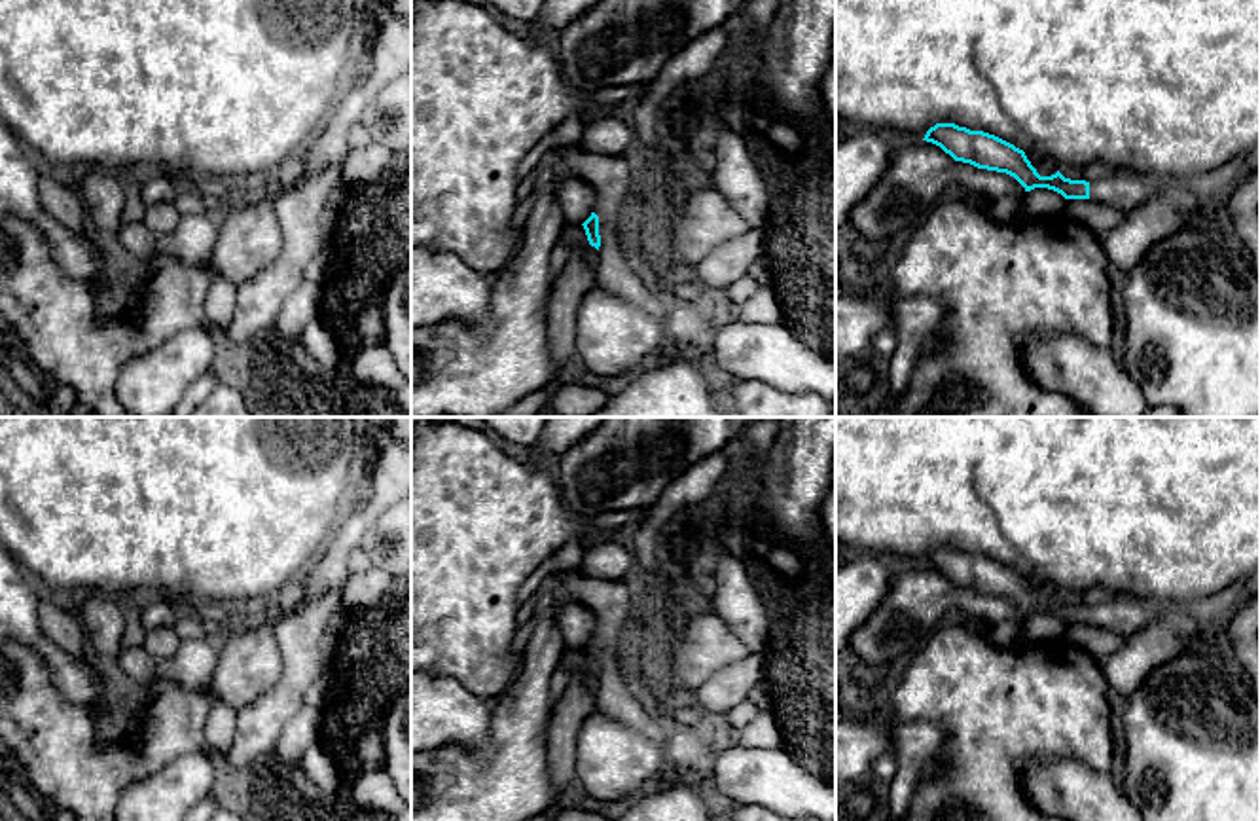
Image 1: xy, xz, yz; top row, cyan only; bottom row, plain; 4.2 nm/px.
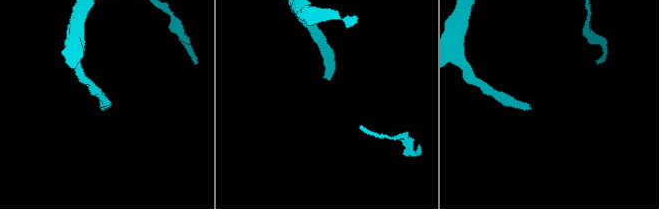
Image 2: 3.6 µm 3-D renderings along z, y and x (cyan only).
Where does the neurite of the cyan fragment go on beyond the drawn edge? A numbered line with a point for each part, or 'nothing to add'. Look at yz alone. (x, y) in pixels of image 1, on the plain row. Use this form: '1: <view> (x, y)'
1: yz (1128, 615)

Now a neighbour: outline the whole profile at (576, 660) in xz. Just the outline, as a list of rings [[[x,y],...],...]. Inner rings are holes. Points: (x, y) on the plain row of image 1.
[[[576,648],[570,652],[568,666],[570,666],[572,679],[576,679],[587,686],[599,684],[599,675],[589,669],[585,654],[582,648]]]

